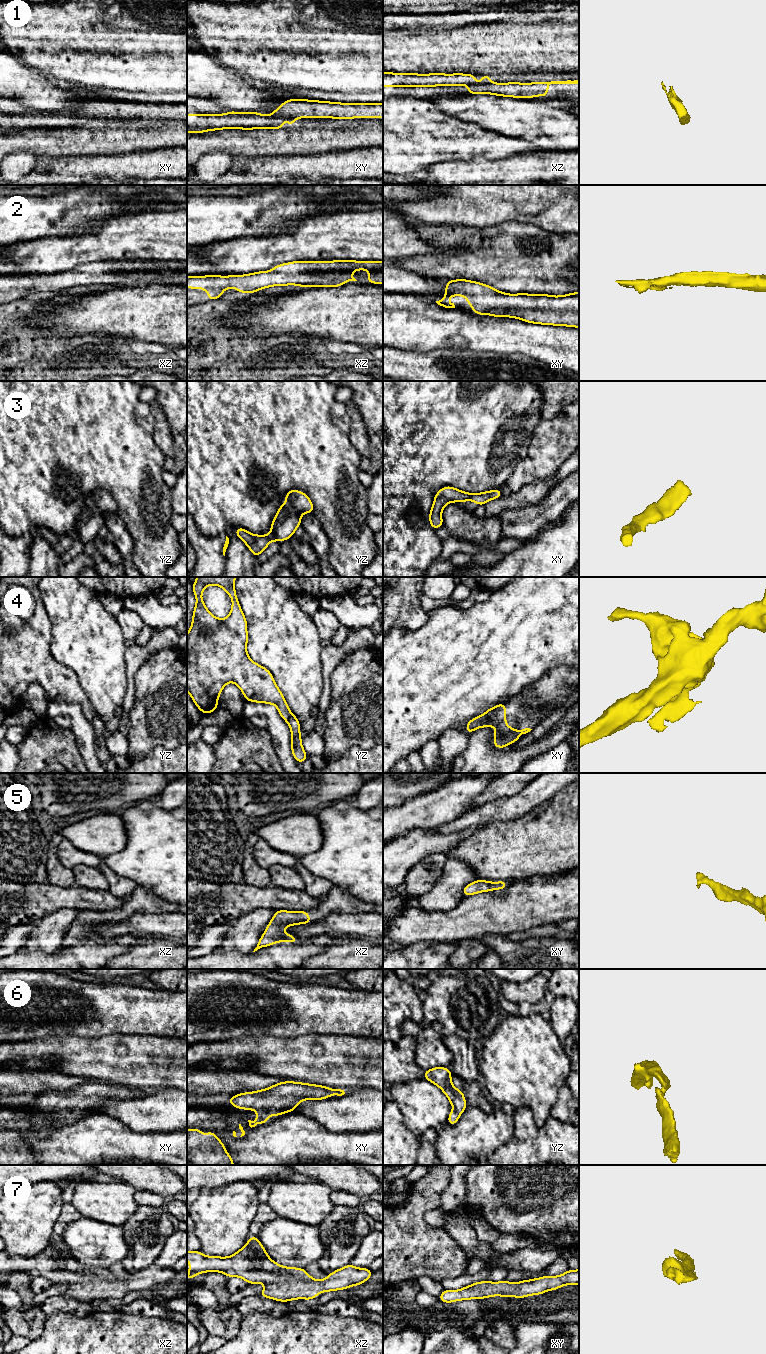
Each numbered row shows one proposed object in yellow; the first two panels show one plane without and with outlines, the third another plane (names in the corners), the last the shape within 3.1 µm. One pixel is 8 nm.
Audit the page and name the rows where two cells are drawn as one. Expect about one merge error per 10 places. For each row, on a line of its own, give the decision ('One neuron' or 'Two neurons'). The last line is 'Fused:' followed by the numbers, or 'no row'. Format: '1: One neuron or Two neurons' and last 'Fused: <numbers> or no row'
1: One neuron
2: One neuron
3: One neuron
4: Two neurons
5: One neuron
6: One neuron
7: One neuron
Fused: 4

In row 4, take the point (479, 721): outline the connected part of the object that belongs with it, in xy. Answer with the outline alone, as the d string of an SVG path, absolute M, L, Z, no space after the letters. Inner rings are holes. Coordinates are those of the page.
M504 702L500 703L498 706L493 706L490 709L488 709L484 714L477 716L473 719L471 719L466 727L465 730L476 730L478 728L481 728L484 726L484 724L487 722L488 718L497 711L501 706L505 705Z

